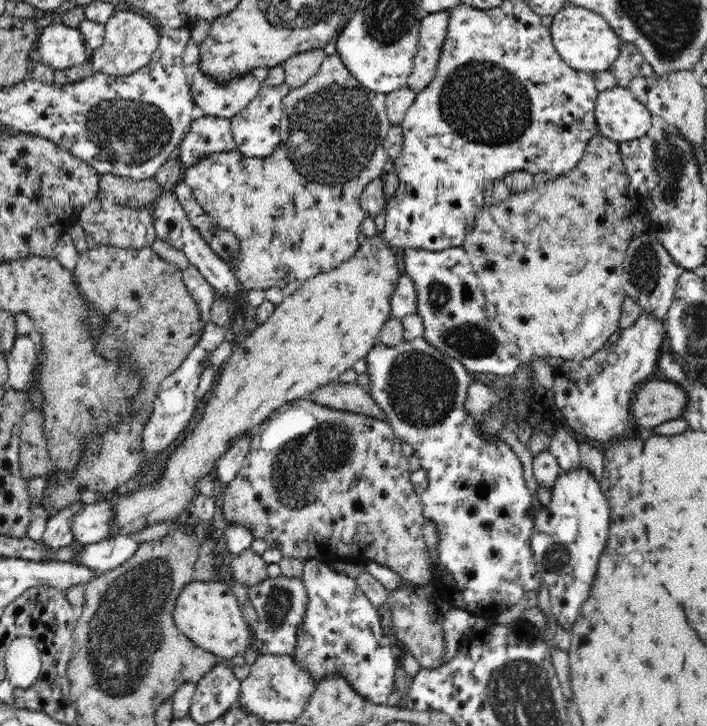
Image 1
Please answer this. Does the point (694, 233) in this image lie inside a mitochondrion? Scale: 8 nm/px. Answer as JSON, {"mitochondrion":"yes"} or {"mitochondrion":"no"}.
{"mitochondrion":"no"}

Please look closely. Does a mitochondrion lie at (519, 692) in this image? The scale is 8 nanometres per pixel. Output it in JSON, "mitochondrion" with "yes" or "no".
{"mitochondrion":"yes"}

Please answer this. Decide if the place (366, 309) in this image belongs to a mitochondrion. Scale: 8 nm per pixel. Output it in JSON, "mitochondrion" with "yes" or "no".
{"mitochondrion":"no"}

